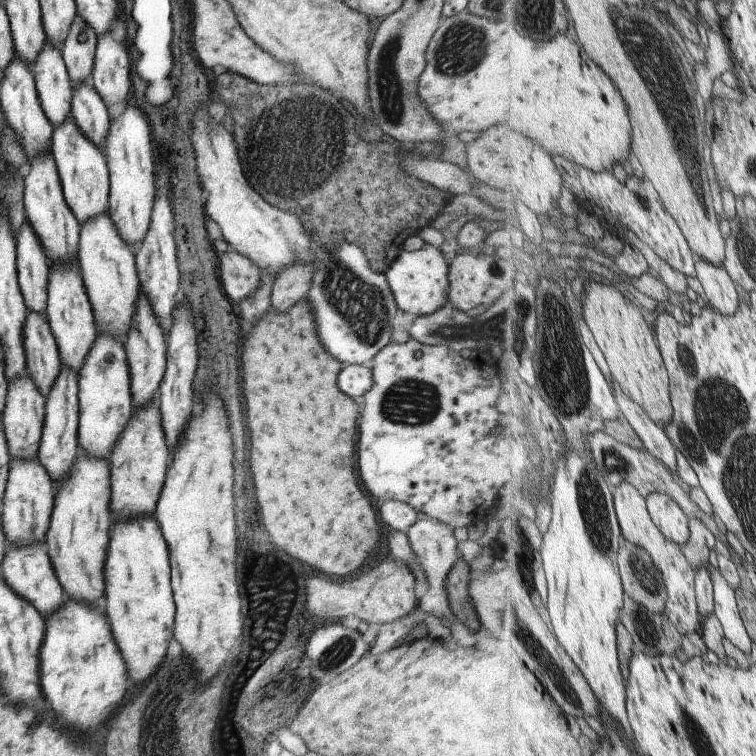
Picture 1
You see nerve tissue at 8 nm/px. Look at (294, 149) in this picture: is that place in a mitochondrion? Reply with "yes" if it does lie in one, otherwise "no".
yes

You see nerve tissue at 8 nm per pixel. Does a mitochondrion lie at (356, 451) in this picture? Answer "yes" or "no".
no

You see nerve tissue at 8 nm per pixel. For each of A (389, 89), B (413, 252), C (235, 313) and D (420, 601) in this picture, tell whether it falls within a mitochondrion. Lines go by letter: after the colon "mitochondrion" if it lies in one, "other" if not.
A: mitochondrion
B: other
C: other
D: other

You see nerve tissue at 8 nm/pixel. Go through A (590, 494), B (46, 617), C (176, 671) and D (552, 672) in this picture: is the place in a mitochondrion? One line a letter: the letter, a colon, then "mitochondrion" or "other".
A: mitochondrion
B: other
C: mitochondrion
D: mitochondrion

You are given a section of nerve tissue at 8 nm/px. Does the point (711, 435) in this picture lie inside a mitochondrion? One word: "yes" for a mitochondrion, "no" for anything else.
yes

